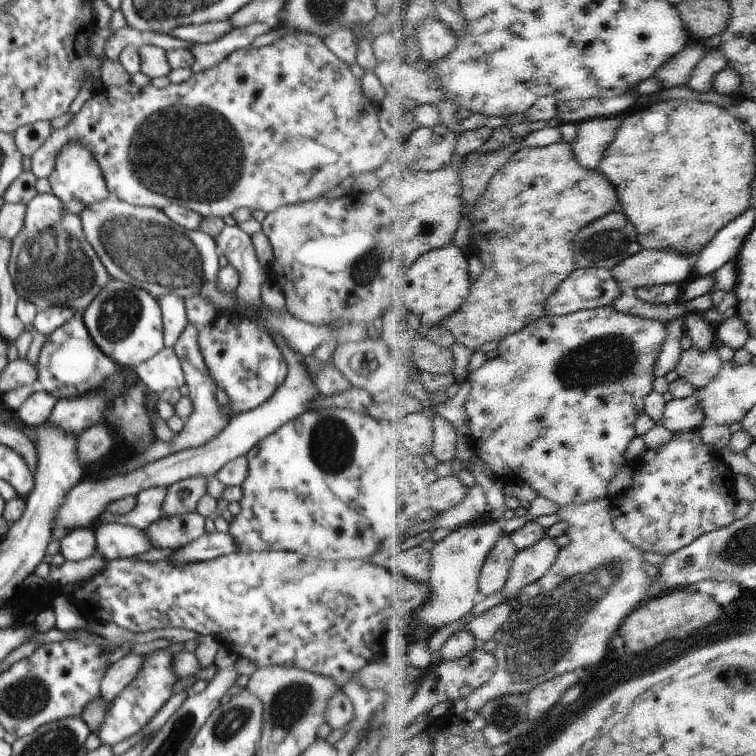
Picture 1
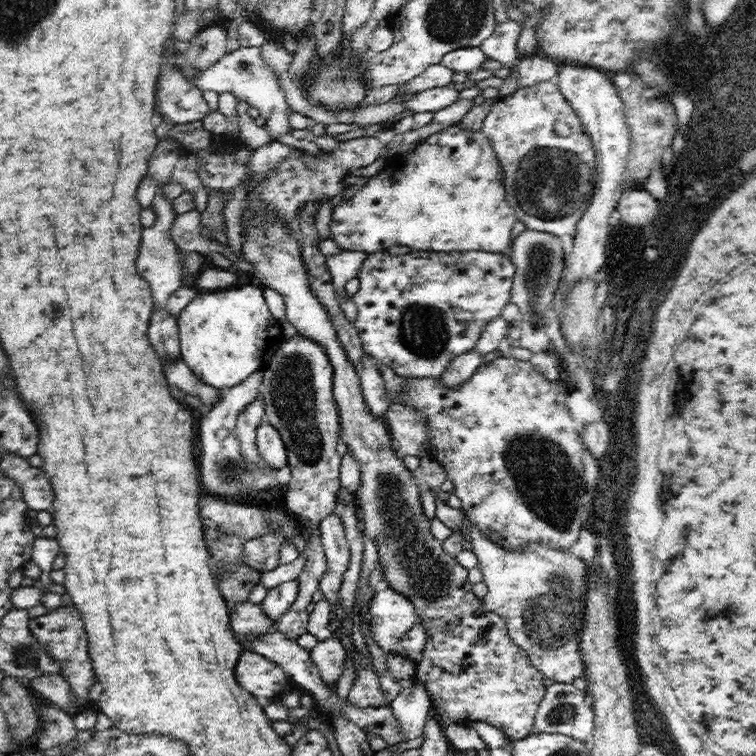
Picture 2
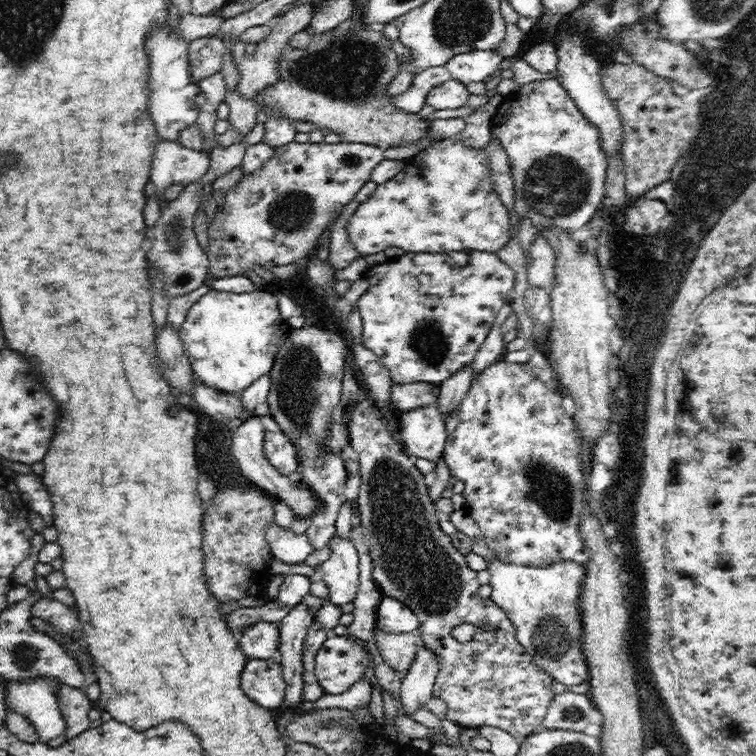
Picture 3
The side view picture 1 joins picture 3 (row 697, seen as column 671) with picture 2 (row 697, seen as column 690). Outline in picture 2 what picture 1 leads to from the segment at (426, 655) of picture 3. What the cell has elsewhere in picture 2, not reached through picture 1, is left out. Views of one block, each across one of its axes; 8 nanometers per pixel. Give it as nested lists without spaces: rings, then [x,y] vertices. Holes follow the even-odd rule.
[[[417,675],[403,685],[400,694],[390,706],[404,729],[404,741],[423,735],[423,727],[433,711],[433,701],[426,685]]]

